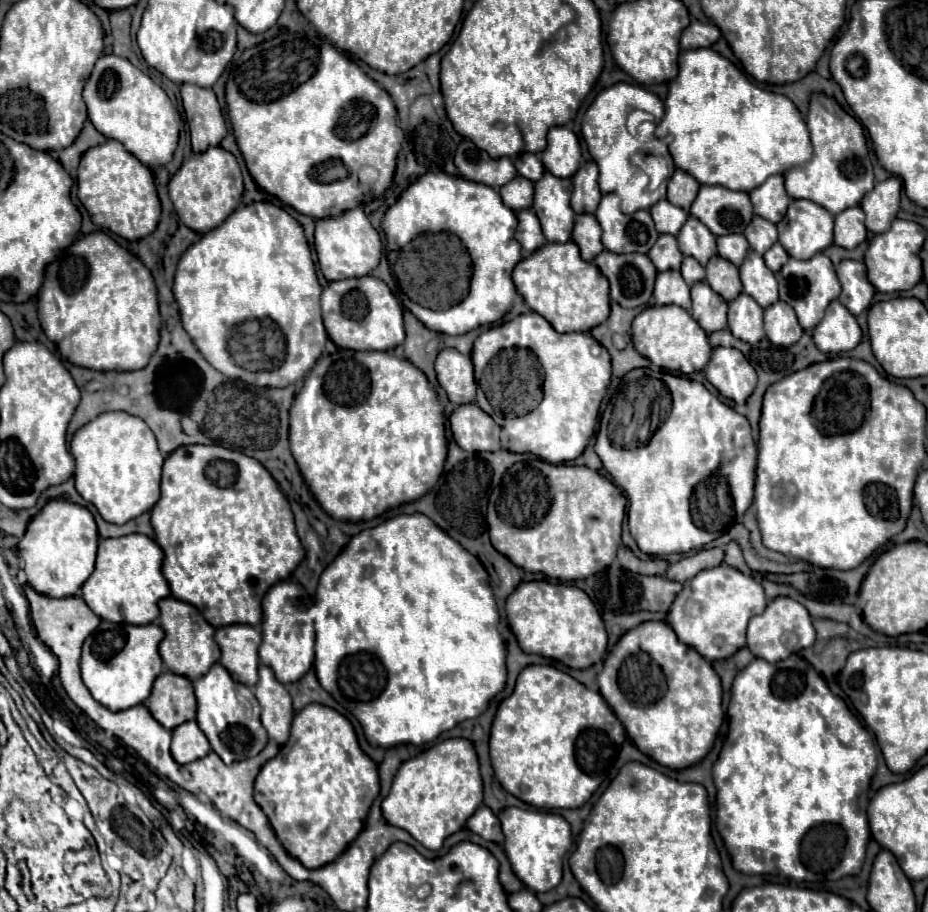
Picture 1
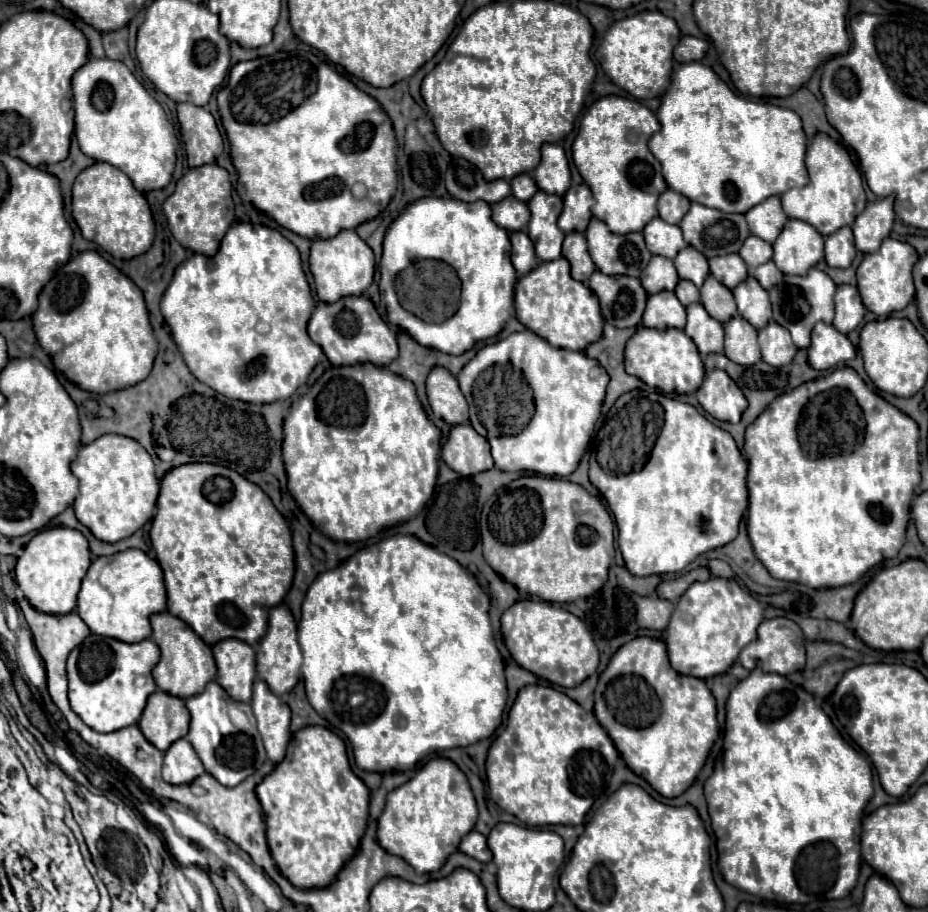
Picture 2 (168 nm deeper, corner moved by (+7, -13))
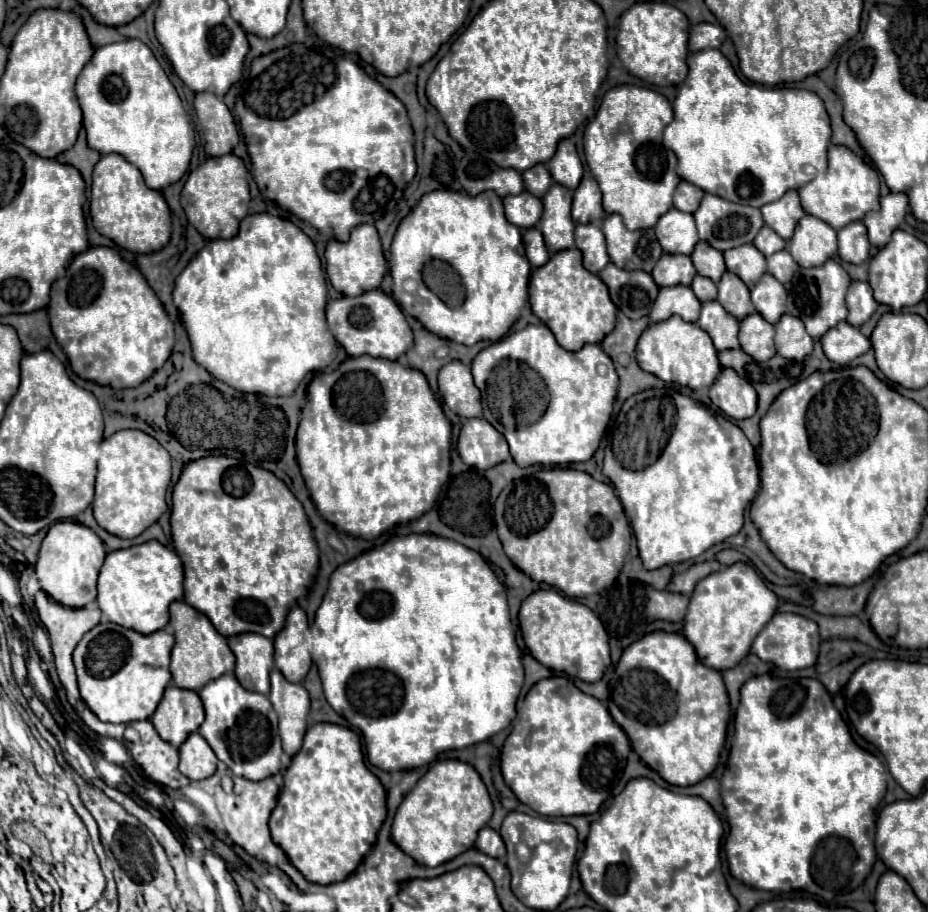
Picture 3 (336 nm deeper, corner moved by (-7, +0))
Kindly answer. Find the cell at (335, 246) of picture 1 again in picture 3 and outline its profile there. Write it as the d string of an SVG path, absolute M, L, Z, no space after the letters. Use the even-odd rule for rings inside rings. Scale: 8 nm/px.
M360 224L352 230L348 242L332 240L326 246L326 274L332 286L344 296L356 296L364 294L364 290L376 290L386 274L386 260L376 228L370 224Z

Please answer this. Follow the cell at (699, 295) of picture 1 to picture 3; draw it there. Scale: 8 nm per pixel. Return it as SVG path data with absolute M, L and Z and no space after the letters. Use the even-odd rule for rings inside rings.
M704 302L702 314L698 318L698 326L706 330L716 346L716 350L730 350L740 348L738 344L738 320L732 318L720 302Z

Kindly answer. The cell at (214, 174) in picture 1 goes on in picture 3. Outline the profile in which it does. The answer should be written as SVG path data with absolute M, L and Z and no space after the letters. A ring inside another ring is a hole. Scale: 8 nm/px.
M226 154L220 158L208 158L196 170L190 172L180 202L188 216L188 222L204 236L204 238L232 238L240 226L240 220L248 214L250 204L250 190L248 190L248 172L244 162L234 156Z

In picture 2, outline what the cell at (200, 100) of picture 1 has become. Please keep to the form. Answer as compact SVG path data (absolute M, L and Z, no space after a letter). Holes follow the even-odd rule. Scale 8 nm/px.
M178 103L178 121L188 165L200 167L214 163L222 153L222 135L210 111L192 103Z

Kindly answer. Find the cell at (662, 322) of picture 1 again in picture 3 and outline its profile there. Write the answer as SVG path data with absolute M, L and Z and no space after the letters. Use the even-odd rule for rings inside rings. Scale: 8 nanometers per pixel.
M676 316L658 324L650 324L642 332L636 346L636 360L644 372L654 374L664 382L672 382L692 390L708 388L722 370L712 338L708 338L708 334L700 330L698 324L684 322L682 318L676 318Z

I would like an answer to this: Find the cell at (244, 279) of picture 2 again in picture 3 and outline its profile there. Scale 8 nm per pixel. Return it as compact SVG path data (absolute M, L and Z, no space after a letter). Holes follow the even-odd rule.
M250 214L240 222L240 232L230 240L212 240L202 252L198 252L192 262L184 268L184 272L176 278L174 286L174 304L178 306L182 314L182 324L188 332L188 340L192 346L194 360L204 366L216 380L232 386L234 390L246 392L246 394L268 394L268 396L292 396L298 388L298 384L304 380L306 374L324 370L336 356L336 340L326 324L326 280L322 272L320 258L316 254L314 242L290 220L282 220L272 214Z

